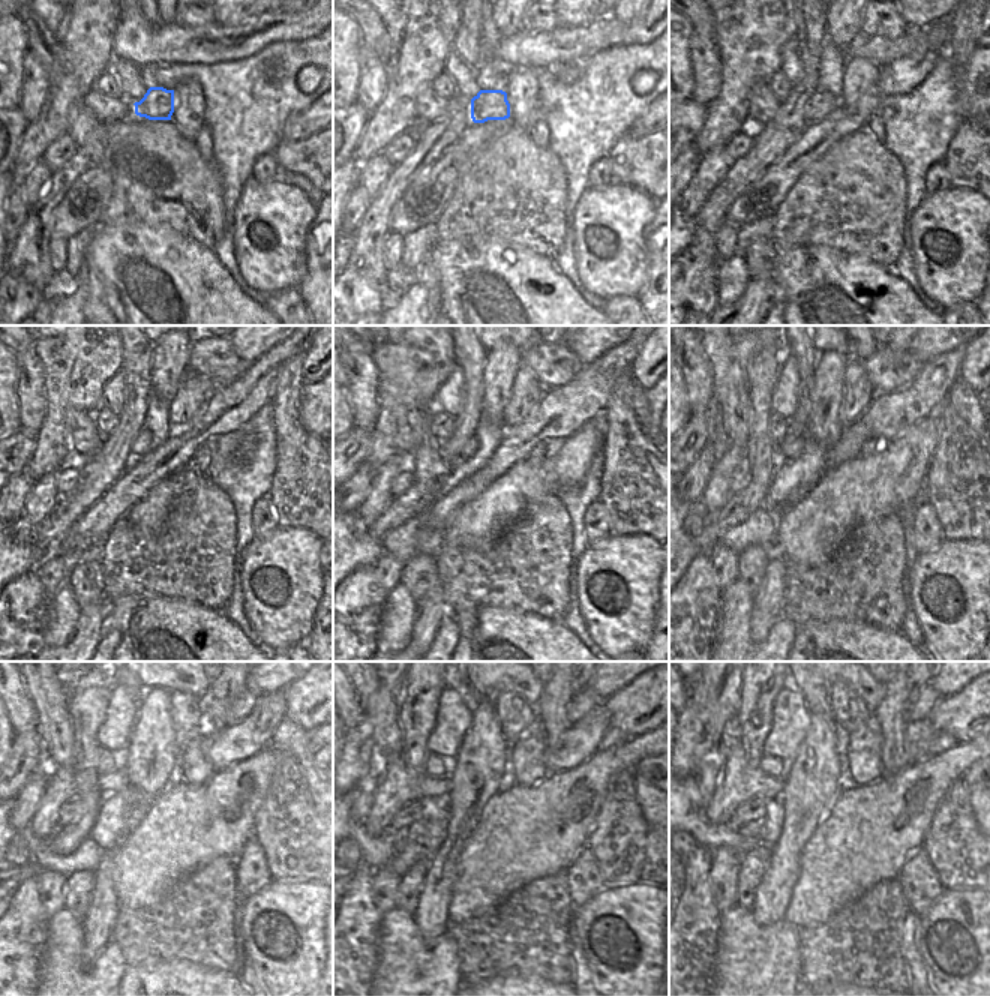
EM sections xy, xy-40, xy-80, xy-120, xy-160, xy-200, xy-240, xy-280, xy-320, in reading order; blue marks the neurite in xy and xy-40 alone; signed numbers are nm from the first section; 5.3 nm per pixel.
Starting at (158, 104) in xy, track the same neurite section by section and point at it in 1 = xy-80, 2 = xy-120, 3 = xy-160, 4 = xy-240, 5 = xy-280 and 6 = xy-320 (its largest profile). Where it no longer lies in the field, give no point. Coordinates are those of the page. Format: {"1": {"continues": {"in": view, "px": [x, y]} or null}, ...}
{"1": {"continues": {"in": "xy-80", "px": [822, 102]}}, "2": {"continues": {"in": "xy-120", "px": [143, 444]}}, "3": {"continues": {"in": "xy-160", "px": [471, 446]}}, "4": {"continues": {"in": "xy-240", "px": [113, 783]}}, "5": {"continues": {"in": "xy-280", "px": [399, 786]}}, "6": {"continues": {"in": "xy-320", "px": [738, 783]}}}

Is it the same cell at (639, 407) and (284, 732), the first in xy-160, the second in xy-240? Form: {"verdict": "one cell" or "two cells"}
{"verdict": "one cell"}

